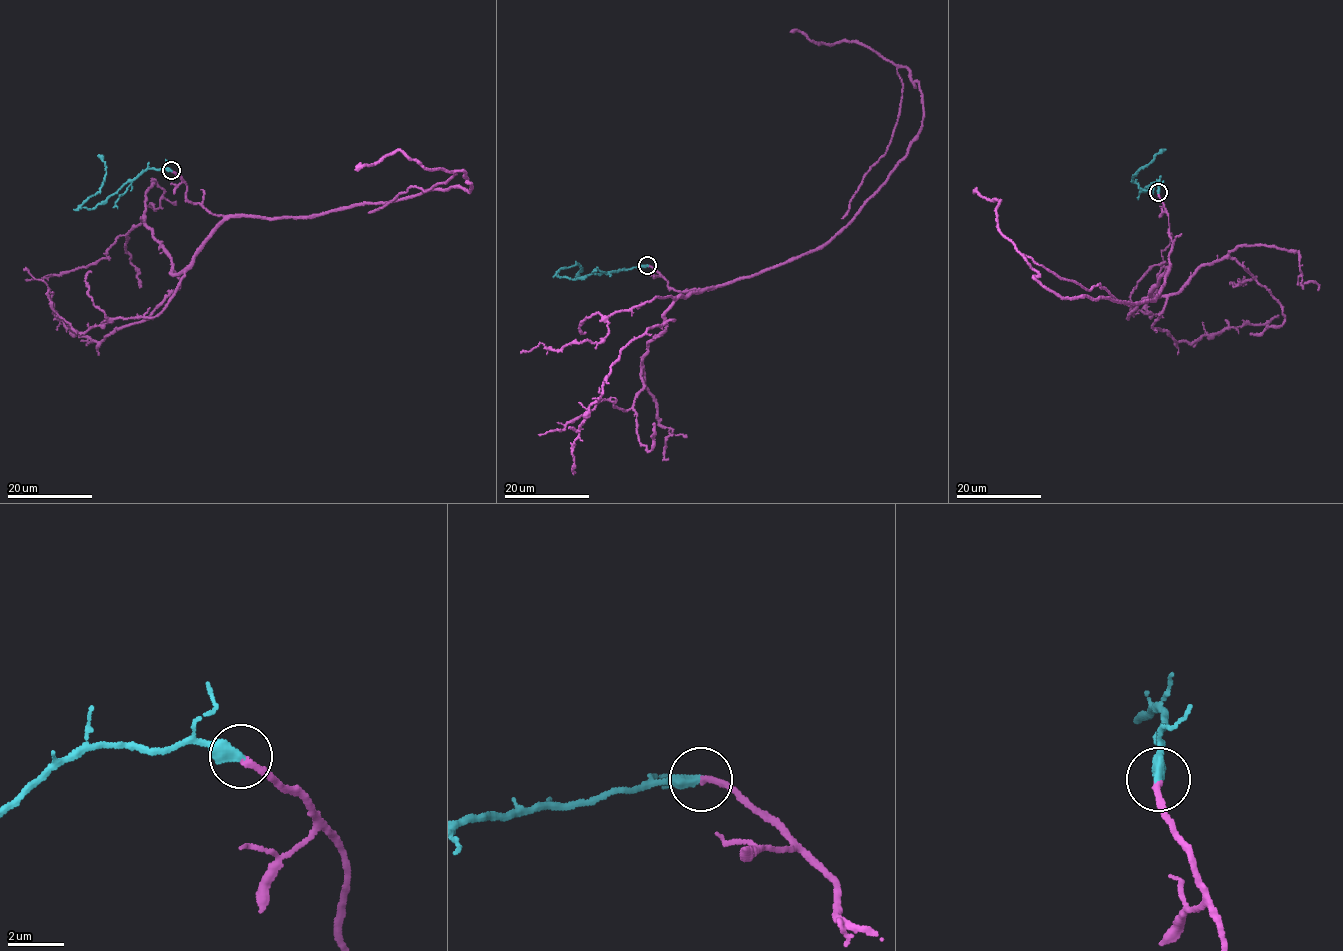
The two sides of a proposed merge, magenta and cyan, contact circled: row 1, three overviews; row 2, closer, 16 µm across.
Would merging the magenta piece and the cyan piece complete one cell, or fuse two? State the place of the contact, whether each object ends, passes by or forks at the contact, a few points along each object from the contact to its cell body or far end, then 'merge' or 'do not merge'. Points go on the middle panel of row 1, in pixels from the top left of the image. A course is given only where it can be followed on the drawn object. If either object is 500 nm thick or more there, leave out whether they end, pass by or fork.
place (647, 265); magenta ends; cyan ends; course magenta (648, 266), (678, 291), (713, 289), (822, 247), (919, 130), (921, 90), (905, 67), (891, 141), (841, 218); course cyan (647, 266), (594, 273), (574, 279), (556, 275), (561, 268), (577, 264), (582, 268), (574, 280); merge

